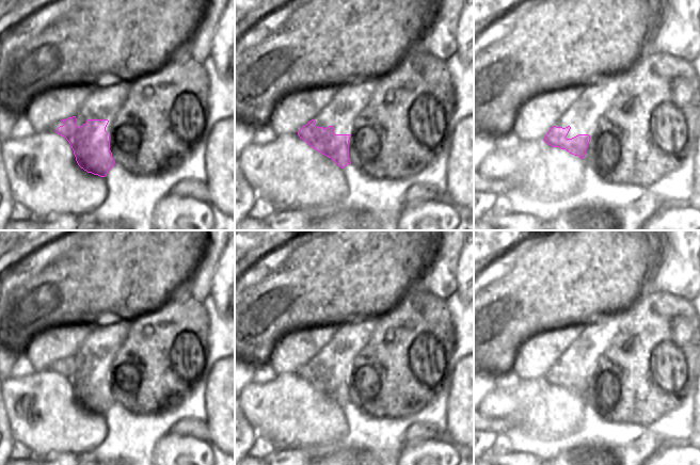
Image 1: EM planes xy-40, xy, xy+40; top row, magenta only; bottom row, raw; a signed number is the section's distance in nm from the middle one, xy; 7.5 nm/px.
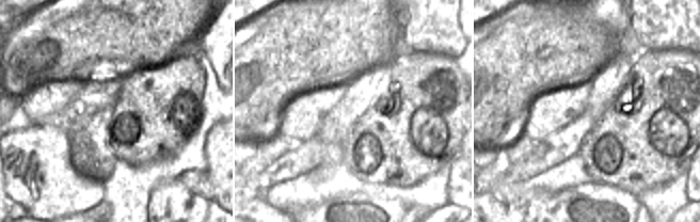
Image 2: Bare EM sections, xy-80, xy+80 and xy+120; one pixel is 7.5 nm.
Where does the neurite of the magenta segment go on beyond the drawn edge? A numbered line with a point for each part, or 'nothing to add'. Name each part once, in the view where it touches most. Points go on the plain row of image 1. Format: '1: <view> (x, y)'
nothing to add

